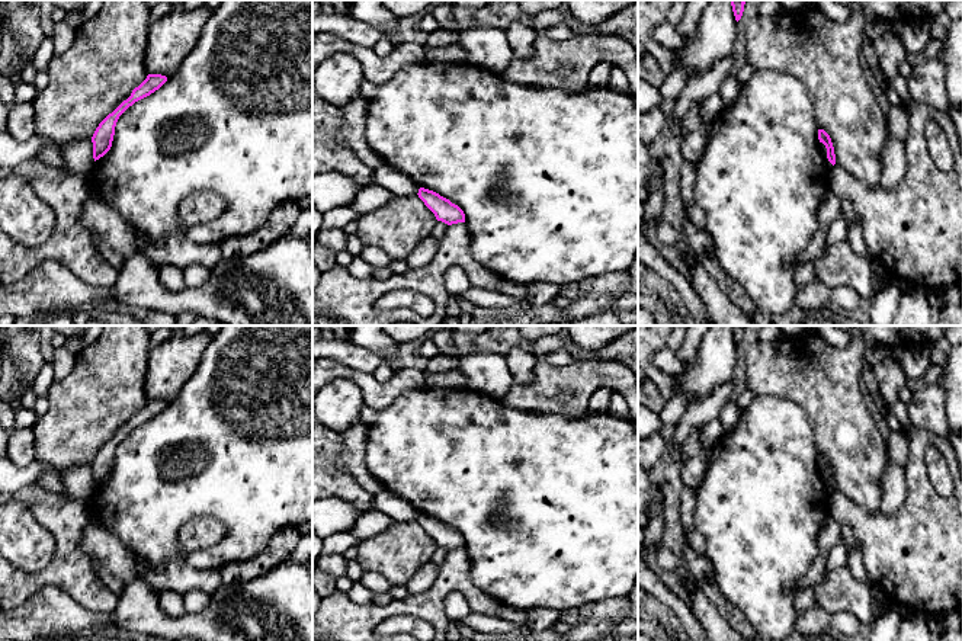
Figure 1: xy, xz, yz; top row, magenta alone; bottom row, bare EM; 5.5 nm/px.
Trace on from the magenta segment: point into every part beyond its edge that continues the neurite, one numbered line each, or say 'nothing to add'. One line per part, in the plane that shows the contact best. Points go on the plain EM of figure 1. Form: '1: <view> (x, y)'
nothing to add

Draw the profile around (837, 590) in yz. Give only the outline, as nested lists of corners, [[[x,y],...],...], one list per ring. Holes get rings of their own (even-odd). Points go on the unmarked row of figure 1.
[[[849,565],[836,570],[827,568],[812,587],[815,605],[831,615],[843,610],[853,613],[862,625],[875,622],[875,590],[860,583]]]

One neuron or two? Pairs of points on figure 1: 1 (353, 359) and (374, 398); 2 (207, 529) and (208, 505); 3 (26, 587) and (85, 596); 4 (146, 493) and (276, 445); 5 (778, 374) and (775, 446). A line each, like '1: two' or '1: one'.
1: two
2: two
3: one
4: one
5: two

